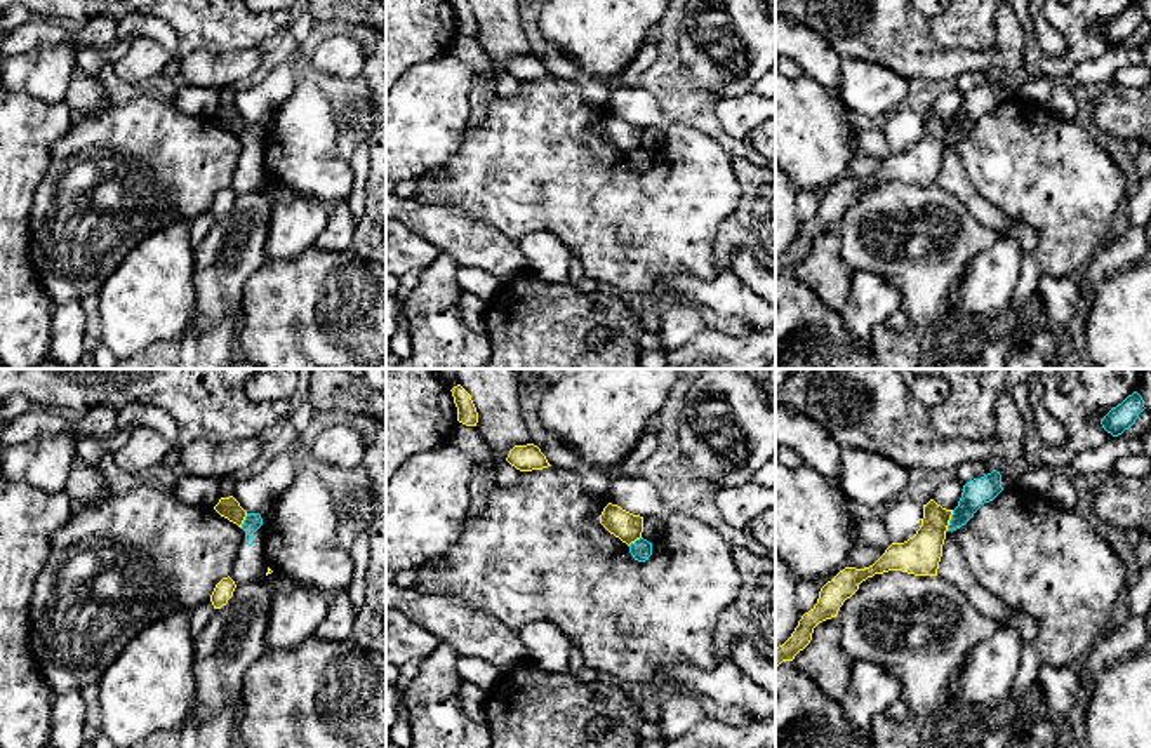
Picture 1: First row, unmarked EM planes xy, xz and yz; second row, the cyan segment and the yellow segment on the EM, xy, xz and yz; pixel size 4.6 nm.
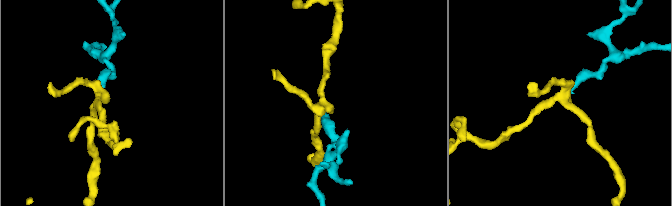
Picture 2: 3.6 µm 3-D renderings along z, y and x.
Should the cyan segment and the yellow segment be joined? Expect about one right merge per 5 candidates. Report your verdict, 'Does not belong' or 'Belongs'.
Does not belong

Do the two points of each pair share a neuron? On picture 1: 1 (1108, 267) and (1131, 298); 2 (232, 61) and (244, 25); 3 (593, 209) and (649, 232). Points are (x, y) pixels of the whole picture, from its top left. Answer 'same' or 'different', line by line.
1: different
2: different
3: same

